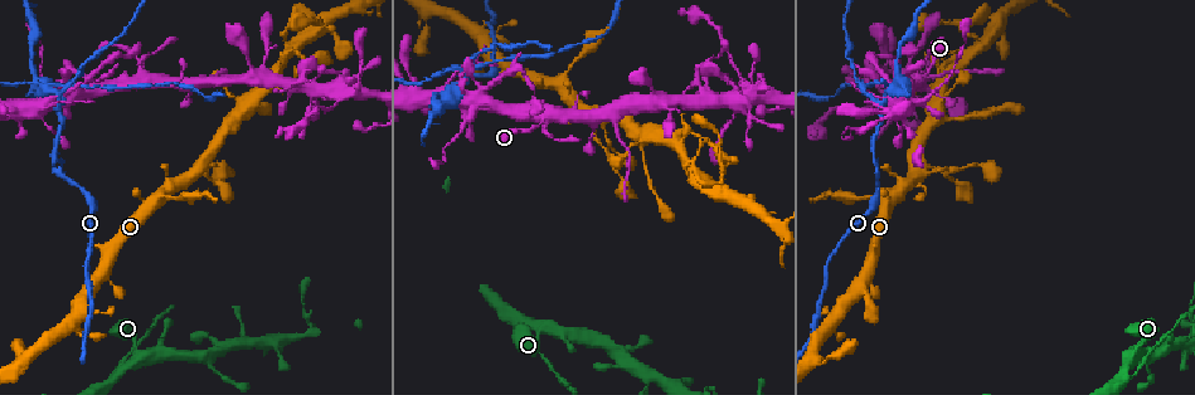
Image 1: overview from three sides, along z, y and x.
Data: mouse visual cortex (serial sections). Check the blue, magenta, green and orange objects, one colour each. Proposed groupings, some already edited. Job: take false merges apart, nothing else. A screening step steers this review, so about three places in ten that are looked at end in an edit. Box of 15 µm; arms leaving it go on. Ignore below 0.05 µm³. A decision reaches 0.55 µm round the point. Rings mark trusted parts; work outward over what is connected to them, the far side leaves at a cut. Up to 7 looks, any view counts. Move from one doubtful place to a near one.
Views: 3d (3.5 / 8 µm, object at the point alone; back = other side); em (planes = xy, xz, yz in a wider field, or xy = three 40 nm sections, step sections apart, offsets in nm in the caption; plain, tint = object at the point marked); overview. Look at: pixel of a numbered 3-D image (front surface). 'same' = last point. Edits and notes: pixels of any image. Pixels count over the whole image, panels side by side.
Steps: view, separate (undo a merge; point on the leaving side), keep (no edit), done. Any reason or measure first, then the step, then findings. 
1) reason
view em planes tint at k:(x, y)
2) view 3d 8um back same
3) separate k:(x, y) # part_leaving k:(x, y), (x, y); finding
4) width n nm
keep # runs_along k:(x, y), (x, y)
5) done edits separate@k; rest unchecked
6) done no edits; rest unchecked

side arm on a straight run
view 3d 3.5um at 1:(154, 201)

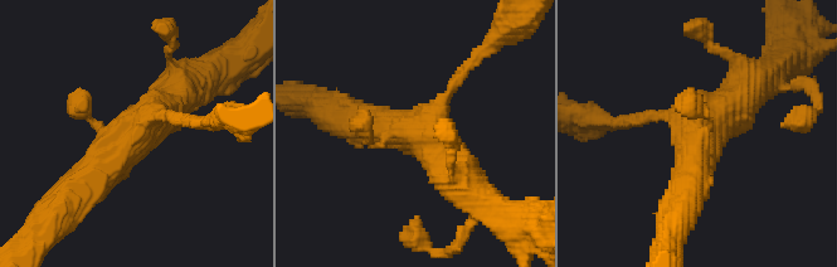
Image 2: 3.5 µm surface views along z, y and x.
view em xy step 2 tint at 2:(702, 136)

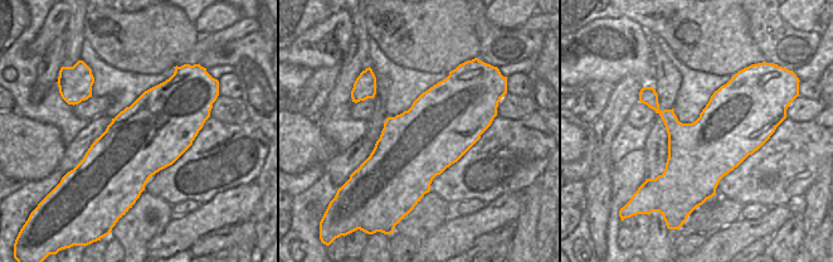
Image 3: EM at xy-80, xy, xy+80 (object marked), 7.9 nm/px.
view em planes tint same

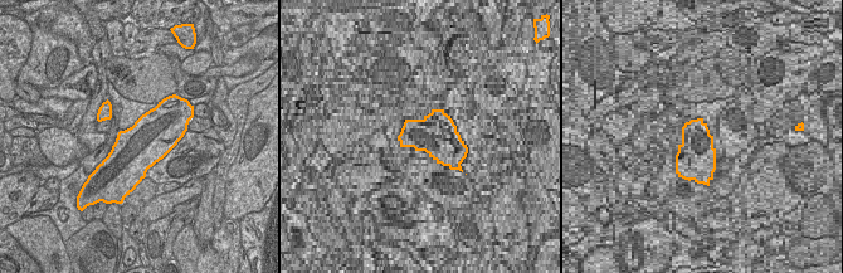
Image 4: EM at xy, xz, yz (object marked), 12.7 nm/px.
keep # continuous, no second cell

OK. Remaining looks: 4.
calibre changes
view 3d 8um at 1:(738, 77)

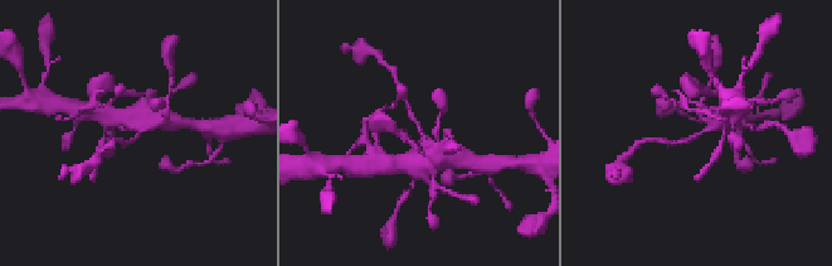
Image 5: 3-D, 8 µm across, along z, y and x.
arm_widths 150, 450 nm; need the tissue
view em planes tint at 5:(698, 136)

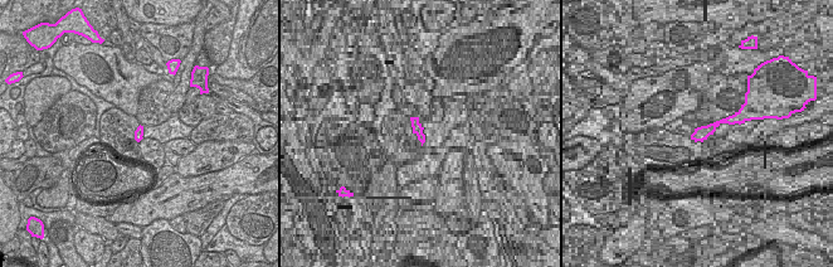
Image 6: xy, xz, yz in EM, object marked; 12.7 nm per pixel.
separate 5:(685, 140) # a second cell is stuck on

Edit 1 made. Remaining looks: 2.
sudden change in width
view 3d 3.5um at 1:(917, 106)

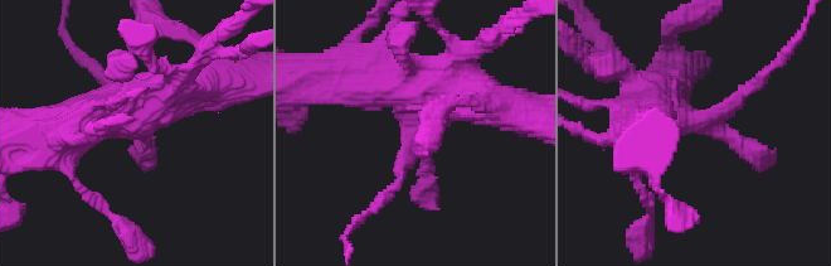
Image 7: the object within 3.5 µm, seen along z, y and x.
shape alone is not enough
view em xy step 2 tint at 7:(413, 140)

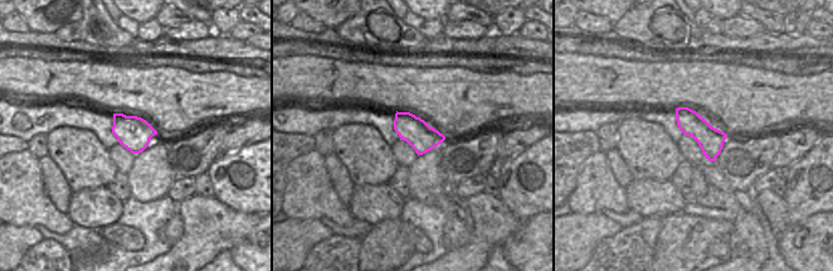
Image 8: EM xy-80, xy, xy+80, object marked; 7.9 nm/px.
width 220 nm
keep # runs_along 7:(431, 90), (384, 197); one cell here

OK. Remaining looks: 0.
done edits separate@5; rest unchecked

